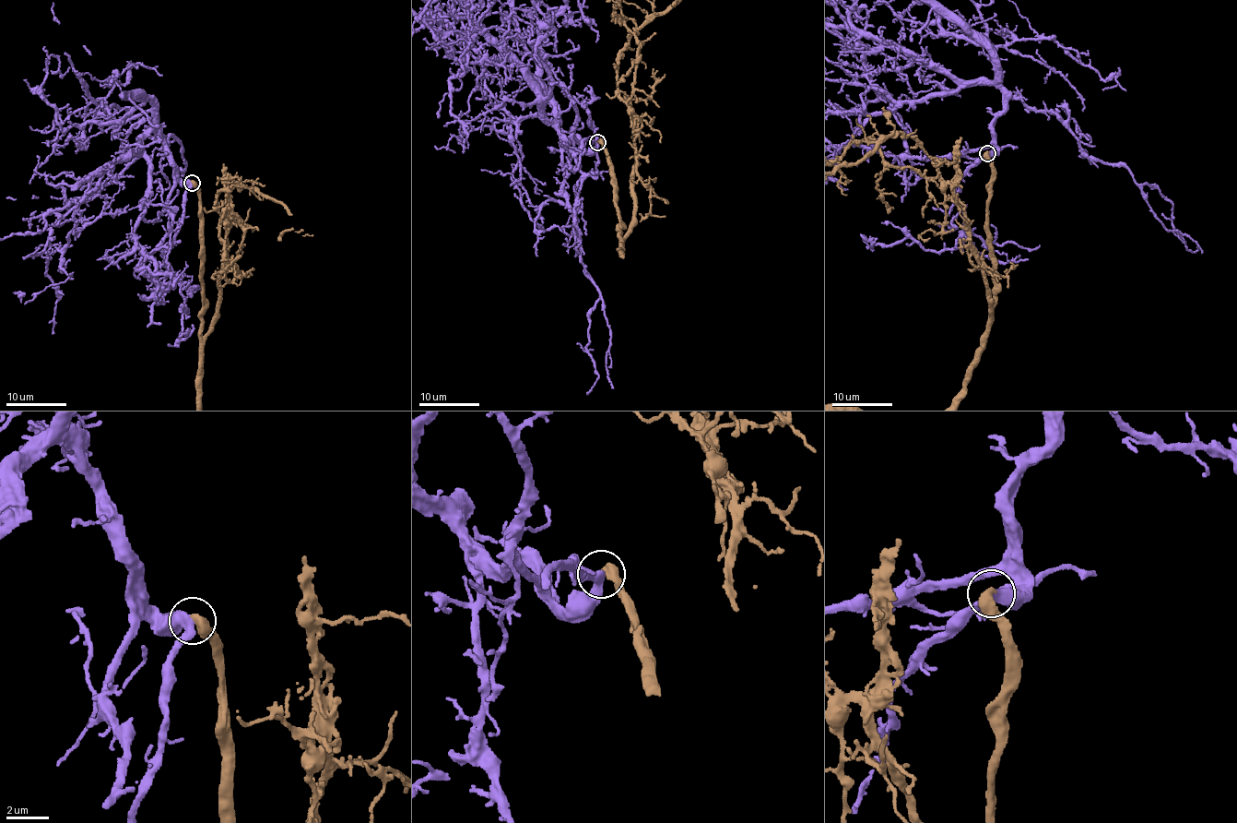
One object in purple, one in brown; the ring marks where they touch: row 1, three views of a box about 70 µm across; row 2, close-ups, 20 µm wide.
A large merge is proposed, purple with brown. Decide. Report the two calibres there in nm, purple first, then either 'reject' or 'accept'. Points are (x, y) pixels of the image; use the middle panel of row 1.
420/550 nm | accept

